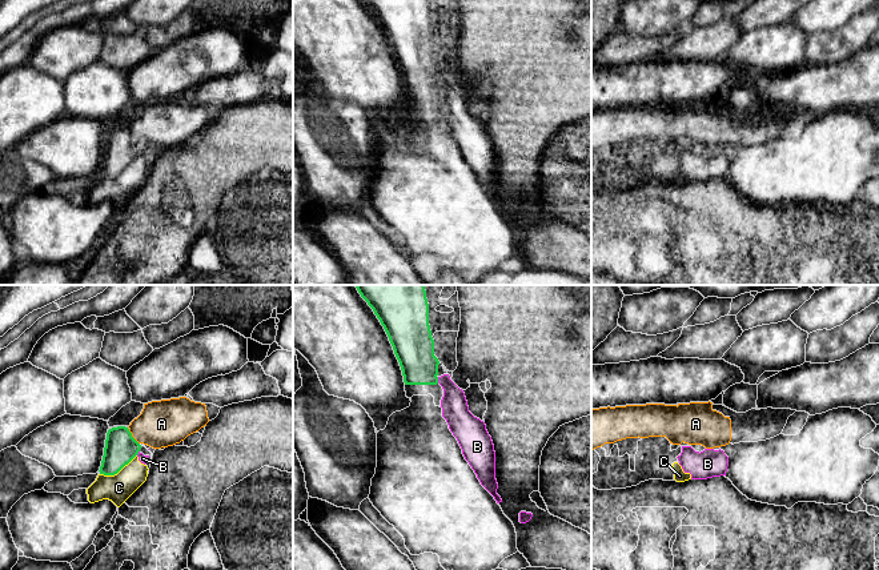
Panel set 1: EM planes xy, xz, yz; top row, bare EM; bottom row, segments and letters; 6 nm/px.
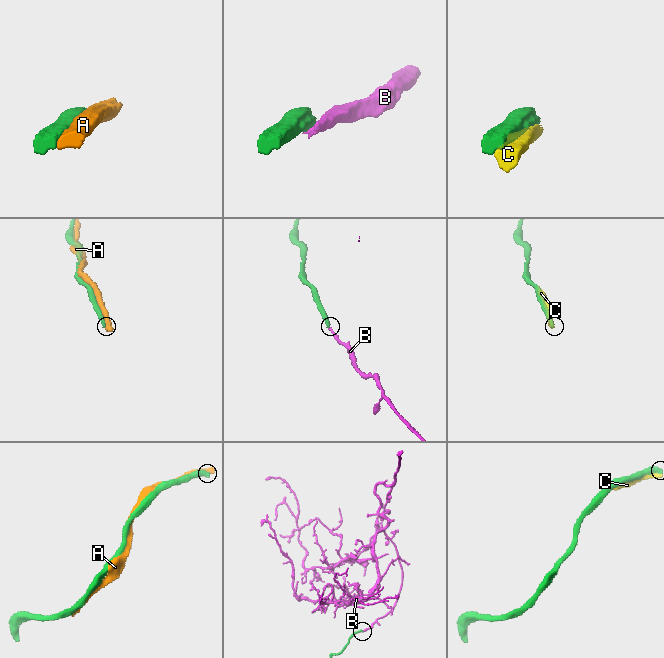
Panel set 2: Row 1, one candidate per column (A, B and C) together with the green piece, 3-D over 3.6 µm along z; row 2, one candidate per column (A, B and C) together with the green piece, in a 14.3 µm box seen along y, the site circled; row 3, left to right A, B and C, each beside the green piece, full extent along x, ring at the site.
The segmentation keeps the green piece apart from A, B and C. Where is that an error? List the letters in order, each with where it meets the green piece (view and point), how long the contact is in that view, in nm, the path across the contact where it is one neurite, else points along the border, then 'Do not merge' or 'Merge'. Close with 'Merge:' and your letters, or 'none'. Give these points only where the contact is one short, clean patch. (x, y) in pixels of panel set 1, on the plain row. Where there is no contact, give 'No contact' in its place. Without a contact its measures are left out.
A: Touches green at xy (132, 139). Shared border 120 nm. Do not merge
B: Touches green at xz (437, 81). Shared border 40 nm. Boundary: xz (437, 79), (438, 84). Do not merge
C: Touches green at xy (117, 173). Shared border 260 nm. Do not merge
Merge: none

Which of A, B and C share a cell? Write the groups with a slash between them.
A / B C

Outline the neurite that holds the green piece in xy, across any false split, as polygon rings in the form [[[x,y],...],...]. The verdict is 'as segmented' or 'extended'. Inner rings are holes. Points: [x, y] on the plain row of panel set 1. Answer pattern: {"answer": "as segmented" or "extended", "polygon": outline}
{"answer": "as segmented", "polygon": [[[125,128],[112,129],[107,135],[100,176],[115,177],[140,153],[141,146]]]}

